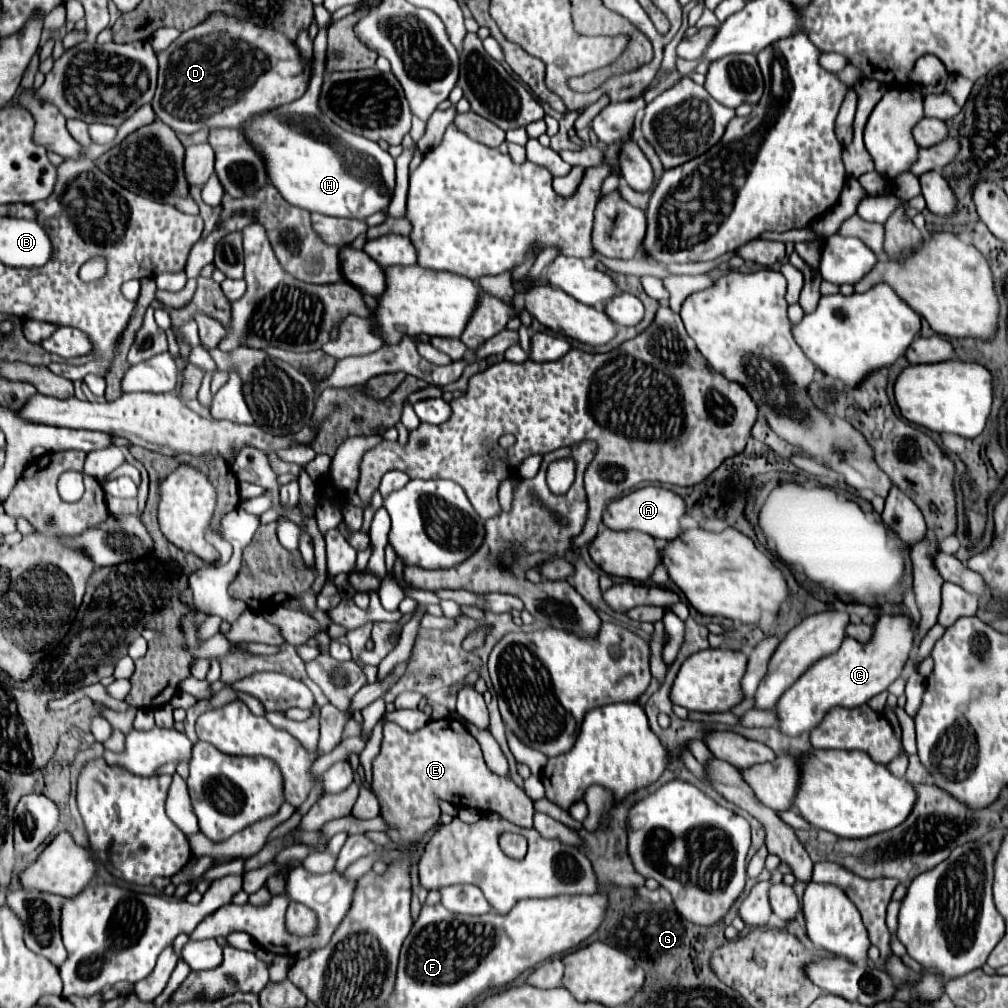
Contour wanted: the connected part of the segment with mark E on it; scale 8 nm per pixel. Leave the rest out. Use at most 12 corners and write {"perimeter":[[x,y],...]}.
{"perimeter":[[460,720],[384,722],[372,790],[392,842],[440,802],[530,828],[534,804],[492,774]]}

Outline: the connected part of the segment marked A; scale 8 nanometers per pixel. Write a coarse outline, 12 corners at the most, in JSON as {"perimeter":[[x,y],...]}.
{"perimeter":[[644,486],[608,504],[610,530],[680,536],[684,498]]}

